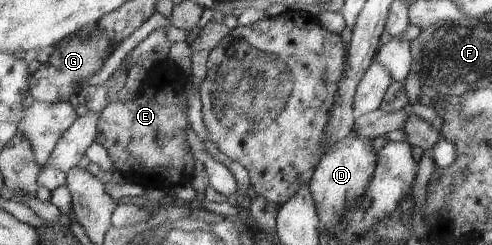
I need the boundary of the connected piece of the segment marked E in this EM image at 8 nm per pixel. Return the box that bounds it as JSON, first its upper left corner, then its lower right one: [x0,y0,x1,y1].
[95,20,229,191]

